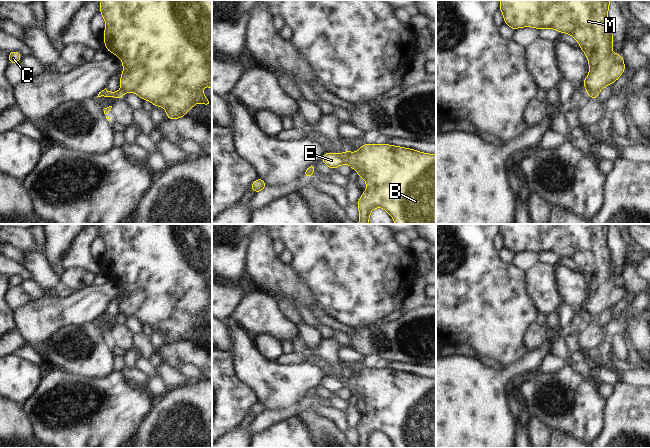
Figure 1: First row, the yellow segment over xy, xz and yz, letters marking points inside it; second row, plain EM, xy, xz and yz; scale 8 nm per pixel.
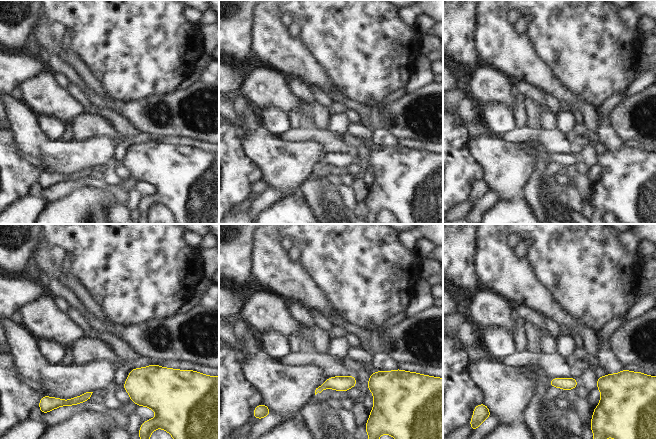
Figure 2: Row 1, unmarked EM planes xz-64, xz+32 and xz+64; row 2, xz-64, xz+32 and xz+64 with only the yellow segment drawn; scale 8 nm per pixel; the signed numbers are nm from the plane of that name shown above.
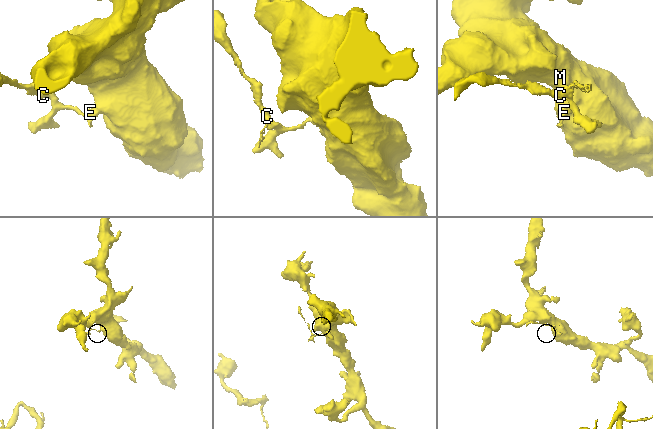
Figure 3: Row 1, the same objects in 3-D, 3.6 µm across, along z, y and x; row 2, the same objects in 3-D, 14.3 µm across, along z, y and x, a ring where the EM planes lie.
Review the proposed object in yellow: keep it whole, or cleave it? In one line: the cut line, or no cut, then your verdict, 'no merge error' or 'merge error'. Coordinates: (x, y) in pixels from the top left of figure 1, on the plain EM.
cut in xz along (348, 375), (346, 387); merge error

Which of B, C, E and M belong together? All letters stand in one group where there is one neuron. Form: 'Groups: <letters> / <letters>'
Groups: B M / C E

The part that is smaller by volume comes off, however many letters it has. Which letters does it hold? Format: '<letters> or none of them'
C, E

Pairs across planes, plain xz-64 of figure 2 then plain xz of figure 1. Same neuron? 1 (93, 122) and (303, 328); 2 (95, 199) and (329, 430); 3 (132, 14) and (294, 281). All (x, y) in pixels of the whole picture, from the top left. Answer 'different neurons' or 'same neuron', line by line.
1: different neurons
2: different neurons
3: different neurons

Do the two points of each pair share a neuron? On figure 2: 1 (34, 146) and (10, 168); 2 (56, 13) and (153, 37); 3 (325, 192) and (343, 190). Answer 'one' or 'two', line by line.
1: two
2: one
3: two

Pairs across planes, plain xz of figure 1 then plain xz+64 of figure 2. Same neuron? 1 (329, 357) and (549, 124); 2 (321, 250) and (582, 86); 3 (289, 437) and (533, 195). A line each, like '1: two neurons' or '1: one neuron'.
1: two neurons
2: one neuron
3: two neurons

